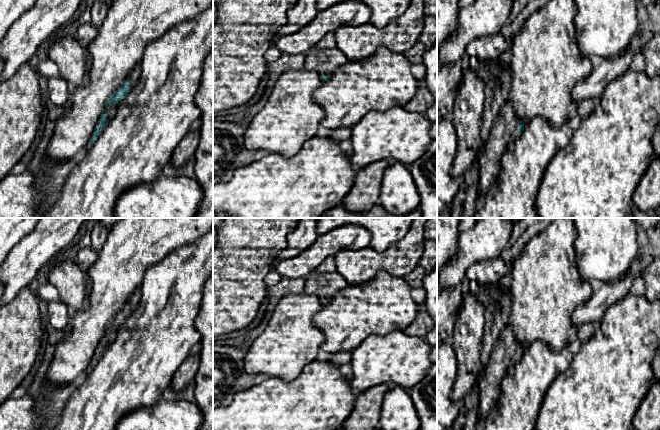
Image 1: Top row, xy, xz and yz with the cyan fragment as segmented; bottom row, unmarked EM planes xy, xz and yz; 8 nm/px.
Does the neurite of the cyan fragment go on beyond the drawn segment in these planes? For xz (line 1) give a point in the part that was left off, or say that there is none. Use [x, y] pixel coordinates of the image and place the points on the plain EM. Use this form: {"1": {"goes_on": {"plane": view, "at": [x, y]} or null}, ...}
{"1": {"goes_on": {"plane": "xz", "at": [324, 285]}}}

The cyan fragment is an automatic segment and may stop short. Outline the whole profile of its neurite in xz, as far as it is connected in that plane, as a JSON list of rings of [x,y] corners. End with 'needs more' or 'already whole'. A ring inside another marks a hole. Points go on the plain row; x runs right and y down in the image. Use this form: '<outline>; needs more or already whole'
[[[314,271],[306,279],[305,291],[306,294],[316,295],[321,304],[326,305],[336,292],[348,286],[347,281],[337,272]]]; needs more

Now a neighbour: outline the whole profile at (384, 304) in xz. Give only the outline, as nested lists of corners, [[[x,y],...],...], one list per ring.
[[[380,270],[372,280],[366,283],[349,285],[336,292],[330,302],[323,305],[322,309],[313,317],[315,327],[322,332],[325,338],[321,350],[330,354],[353,351],[371,335],[387,335],[394,331],[403,331],[413,322],[418,312],[419,305],[413,300],[411,290],[412,288],[402,278]]]

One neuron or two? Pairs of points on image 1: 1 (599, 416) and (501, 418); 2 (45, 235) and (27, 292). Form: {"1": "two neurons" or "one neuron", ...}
{"1": "two neurons", "2": "two neurons"}

